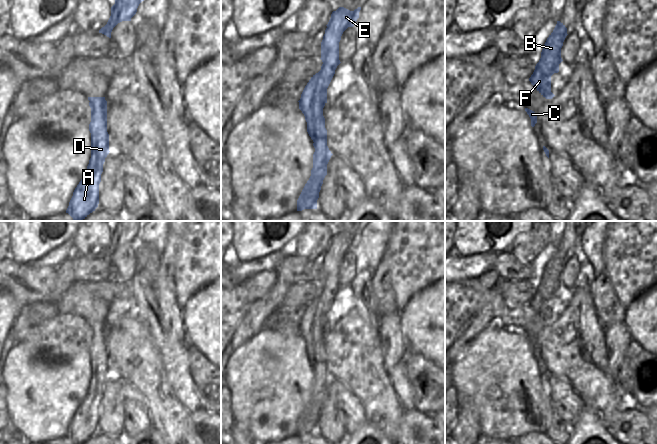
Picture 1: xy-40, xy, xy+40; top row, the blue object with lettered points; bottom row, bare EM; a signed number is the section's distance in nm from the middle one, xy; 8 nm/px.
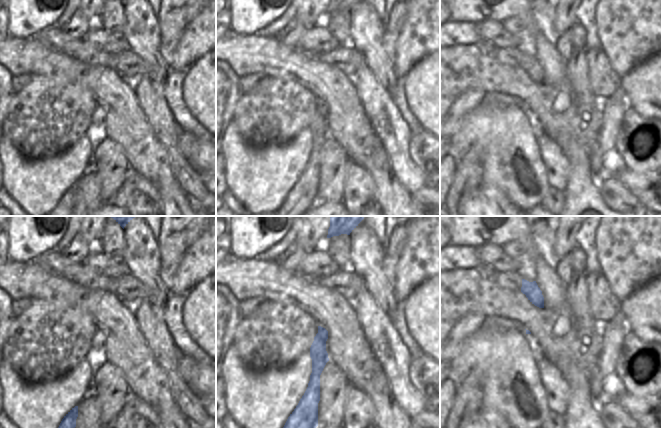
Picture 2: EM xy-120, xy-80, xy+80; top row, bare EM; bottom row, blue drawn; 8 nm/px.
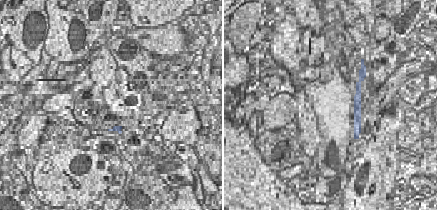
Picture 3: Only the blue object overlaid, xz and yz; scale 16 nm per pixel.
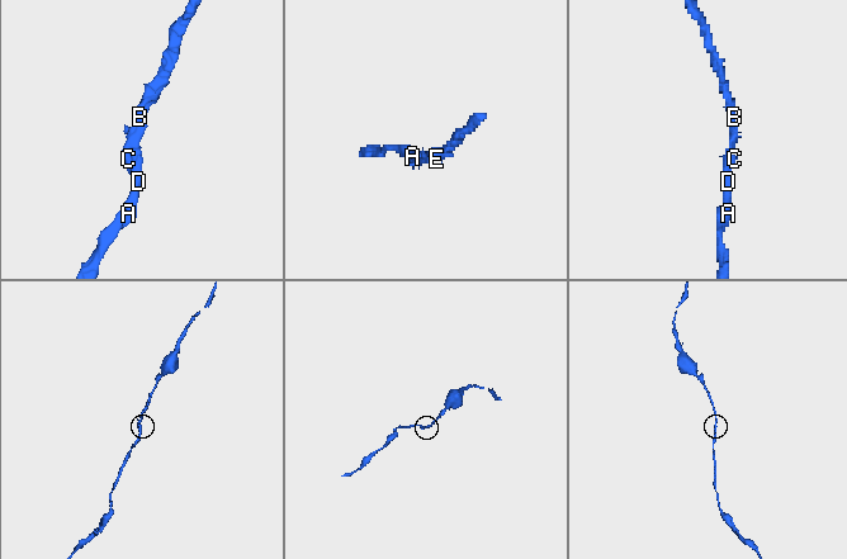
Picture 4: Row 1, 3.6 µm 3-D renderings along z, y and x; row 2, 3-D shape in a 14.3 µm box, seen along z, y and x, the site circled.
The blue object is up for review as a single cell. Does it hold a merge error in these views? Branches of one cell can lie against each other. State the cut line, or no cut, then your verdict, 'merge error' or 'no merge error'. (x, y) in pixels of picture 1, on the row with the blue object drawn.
cut none; no merge error

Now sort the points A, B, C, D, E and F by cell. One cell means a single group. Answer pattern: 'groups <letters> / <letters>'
groups A B C D E F

